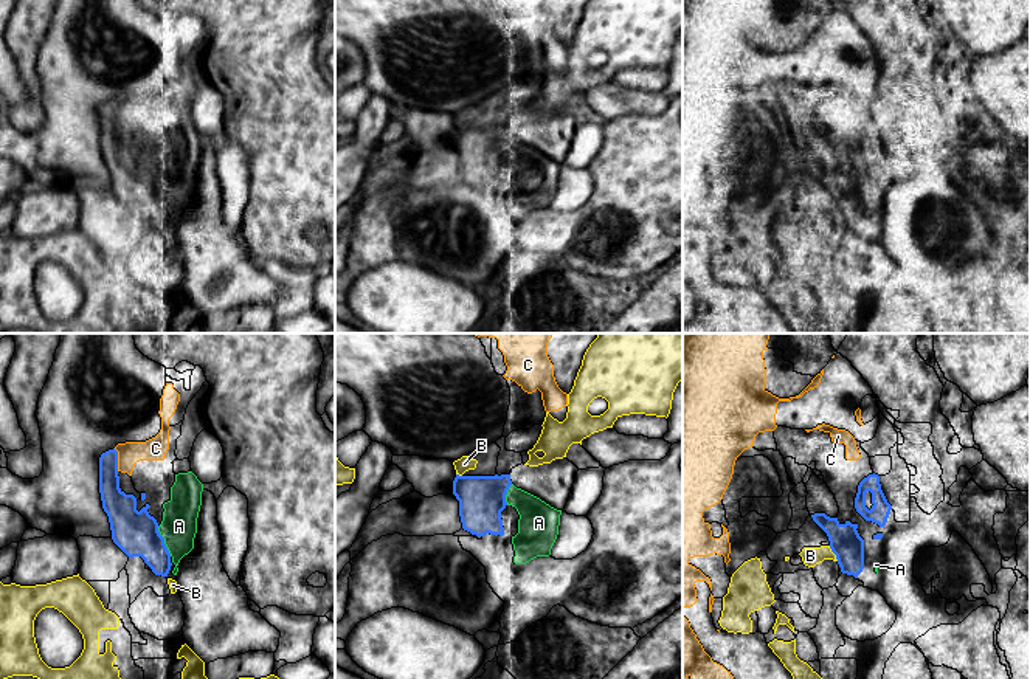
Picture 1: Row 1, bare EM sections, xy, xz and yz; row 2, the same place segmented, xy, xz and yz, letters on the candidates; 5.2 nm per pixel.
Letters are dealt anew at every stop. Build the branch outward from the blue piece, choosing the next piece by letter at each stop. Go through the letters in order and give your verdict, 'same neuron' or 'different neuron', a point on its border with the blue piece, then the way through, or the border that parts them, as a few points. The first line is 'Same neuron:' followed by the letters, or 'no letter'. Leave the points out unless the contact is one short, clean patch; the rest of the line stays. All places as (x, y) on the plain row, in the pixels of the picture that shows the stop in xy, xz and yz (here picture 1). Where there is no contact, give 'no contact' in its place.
Same neuron: A
A: same neuron; contact xy (163, 194)
B: different neuron; contact yz (833, 205)
C: different neuron; contact xy (117, 112)

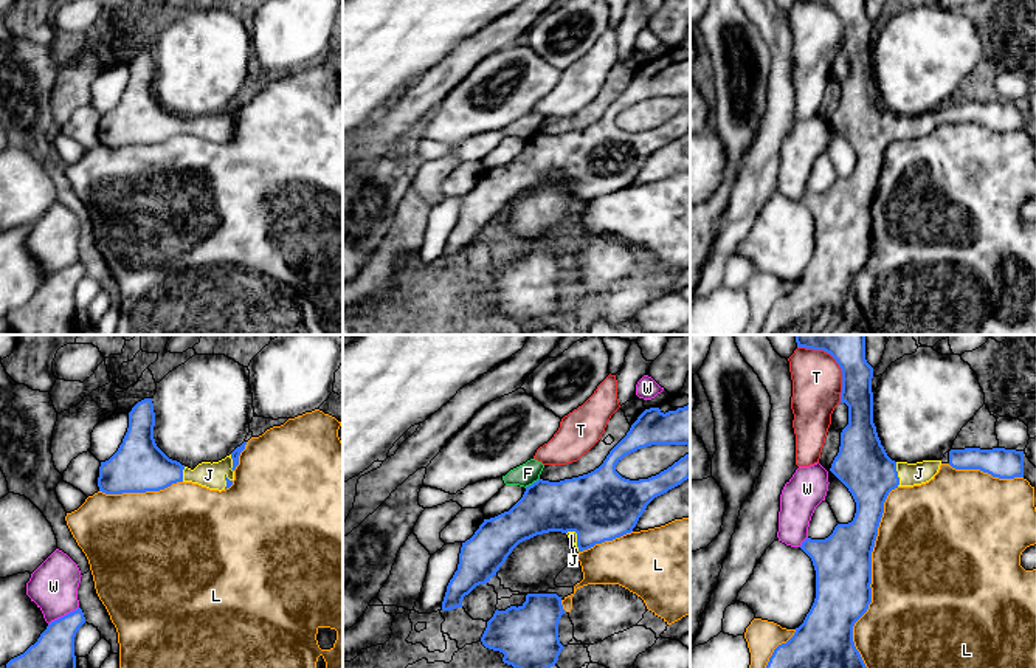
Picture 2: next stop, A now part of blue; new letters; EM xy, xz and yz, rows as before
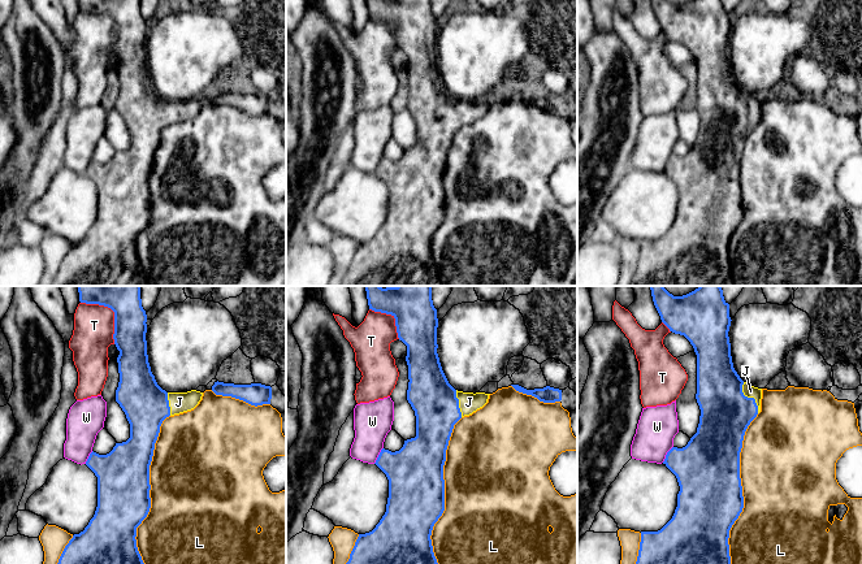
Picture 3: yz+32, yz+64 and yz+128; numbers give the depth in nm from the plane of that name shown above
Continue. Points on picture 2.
Same neuron: J
F: different neuron; contact xz (532, 137)
J: same neuron; contact yz (897, 127); way yz (863, 118), (872, 127), (897, 127), (918, 126)
L: different neuron; contact yz (870, 236)
T: different neuron; contact yz (839, 19)
W: different neuron; contact xy (64, 268)

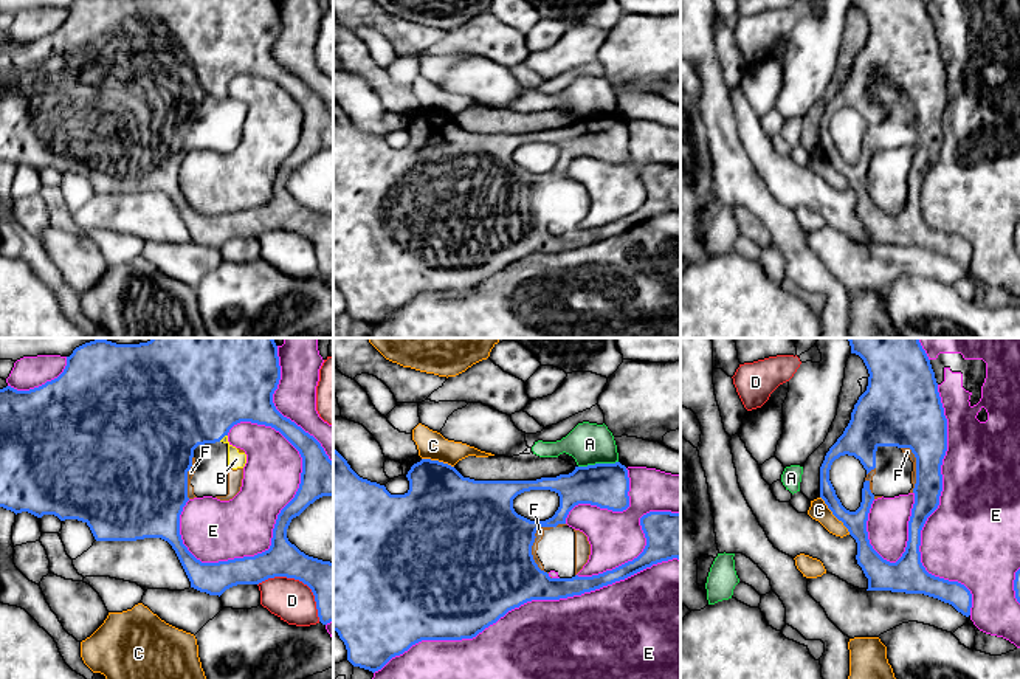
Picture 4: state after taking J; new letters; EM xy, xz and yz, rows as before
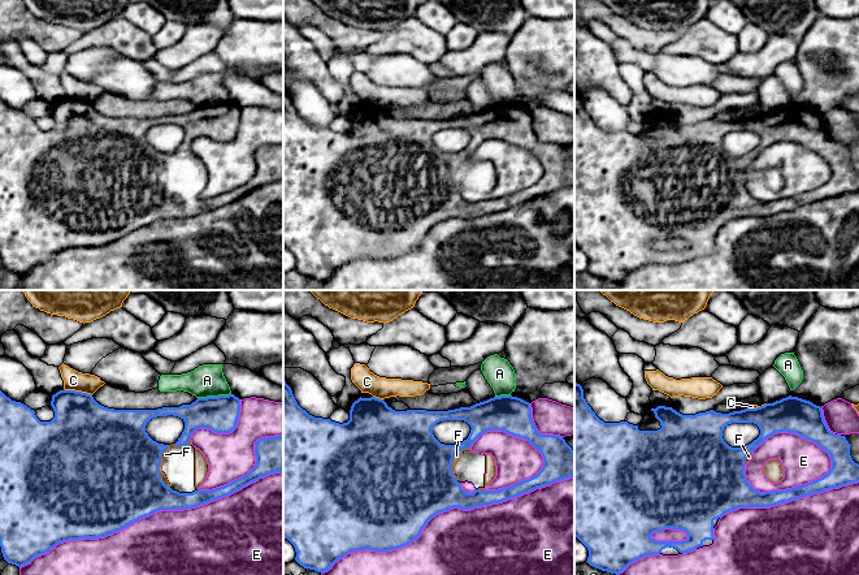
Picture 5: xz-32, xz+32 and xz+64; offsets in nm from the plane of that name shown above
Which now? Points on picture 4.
Same neuron: B, F
A: different neuron; contact xz (597, 117)
B: same neuron; contact xy (222, 90)
C: different neuron; contact yz (834, 168)
D: different neuron; contact xy (299, 233)
E: different neuron; contact xz (526, 255)
F: same neuron; contact xz (530, 203)

